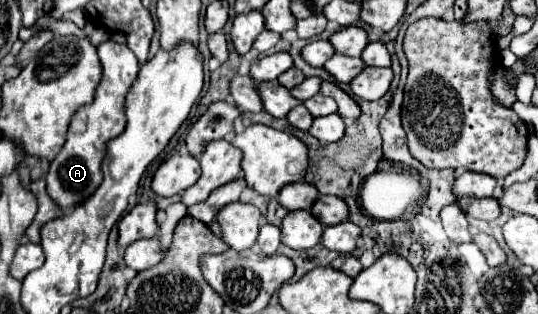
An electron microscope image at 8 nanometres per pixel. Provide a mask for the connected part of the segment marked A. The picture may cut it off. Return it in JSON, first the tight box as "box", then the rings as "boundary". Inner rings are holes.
{"box":[47,41,139,211],"boundary":[[[103,41],[97,45],[97,53],[103,65],[103,77],[95,91],[95,99],[91,105],[79,107],[71,117],[67,141],[61,153],[51,161],[51,169],[47,175],[47,191],[63,211],[75,207],[77,203],[81,203],[81,199],[85,199],[99,187],[101,161],[105,157],[107,141],[121,135],[125,129],[125,95],[139,71],[135,53],[123,43]]]}

